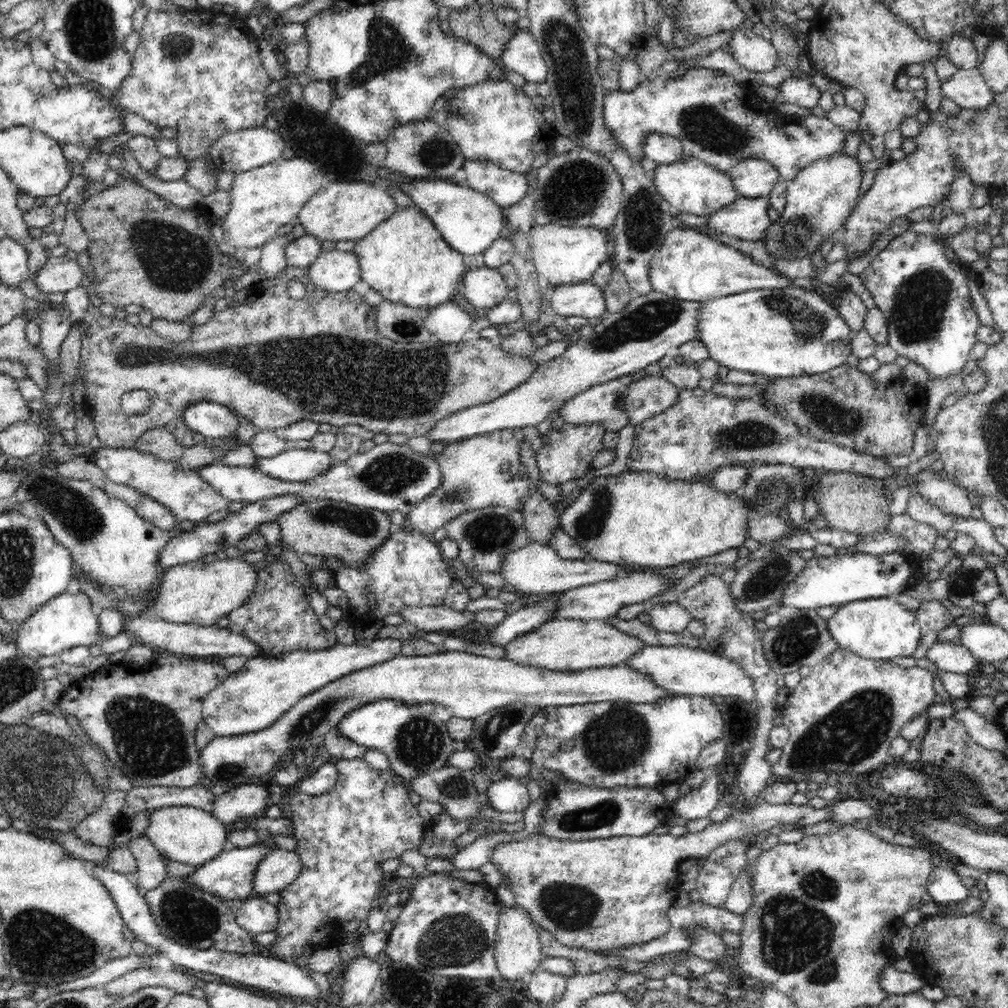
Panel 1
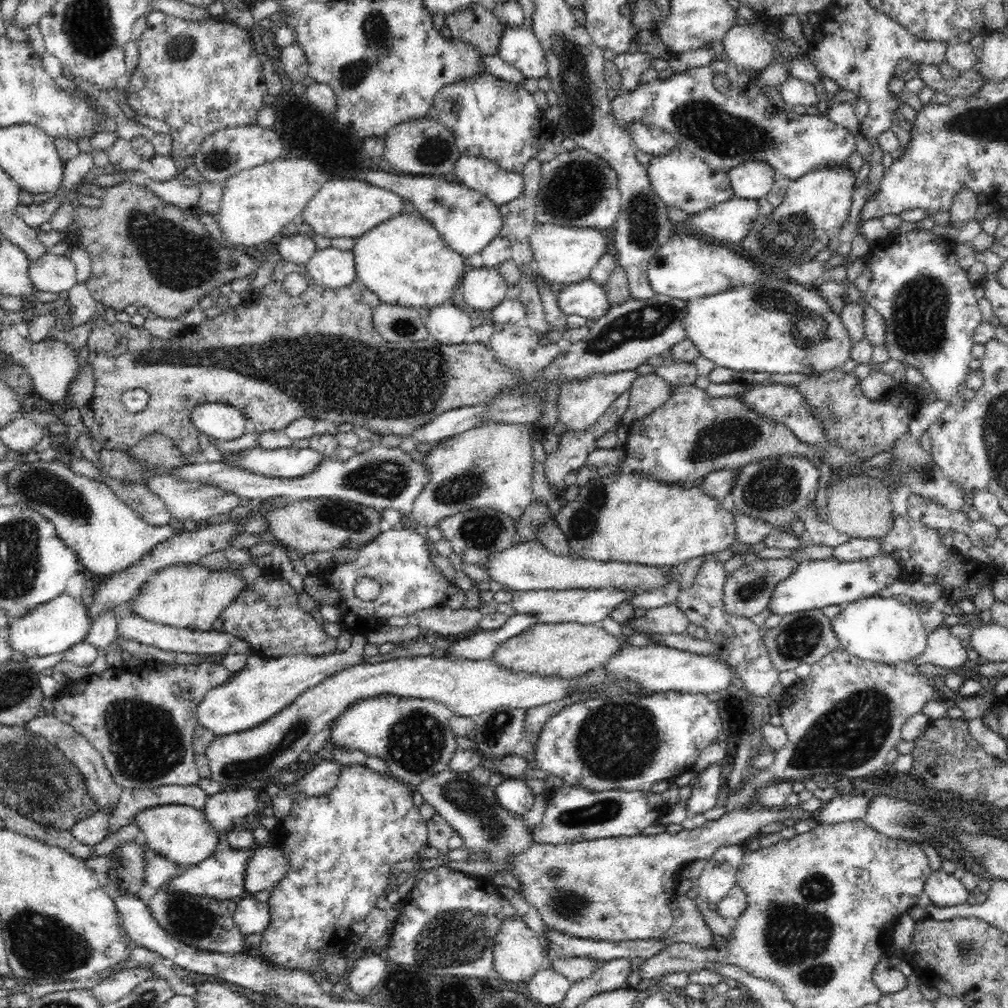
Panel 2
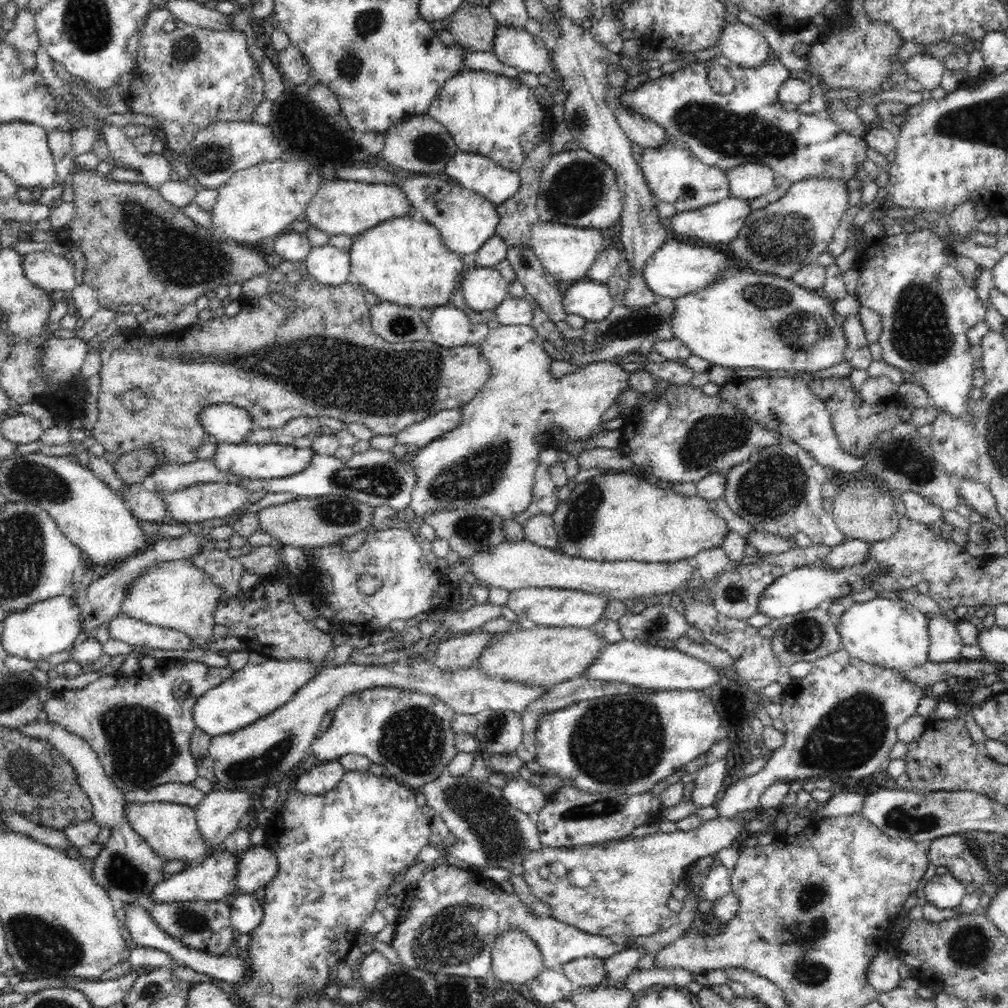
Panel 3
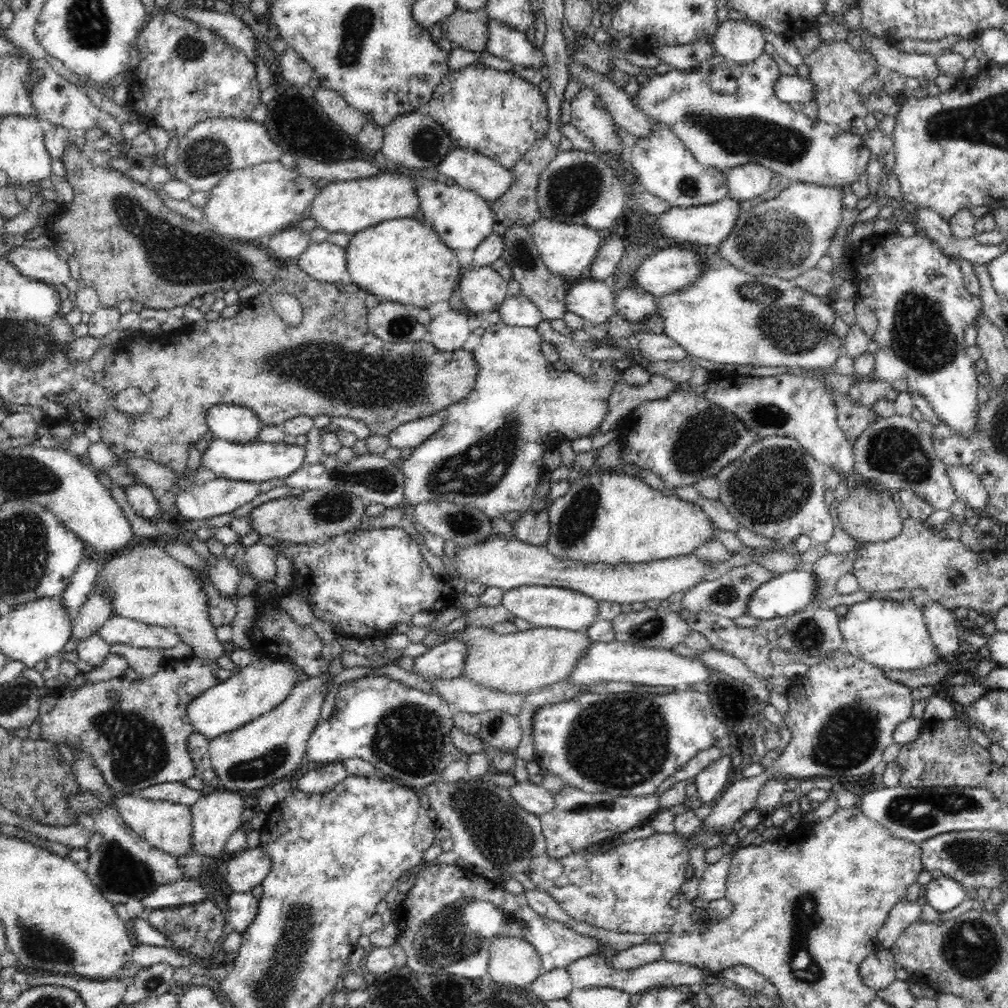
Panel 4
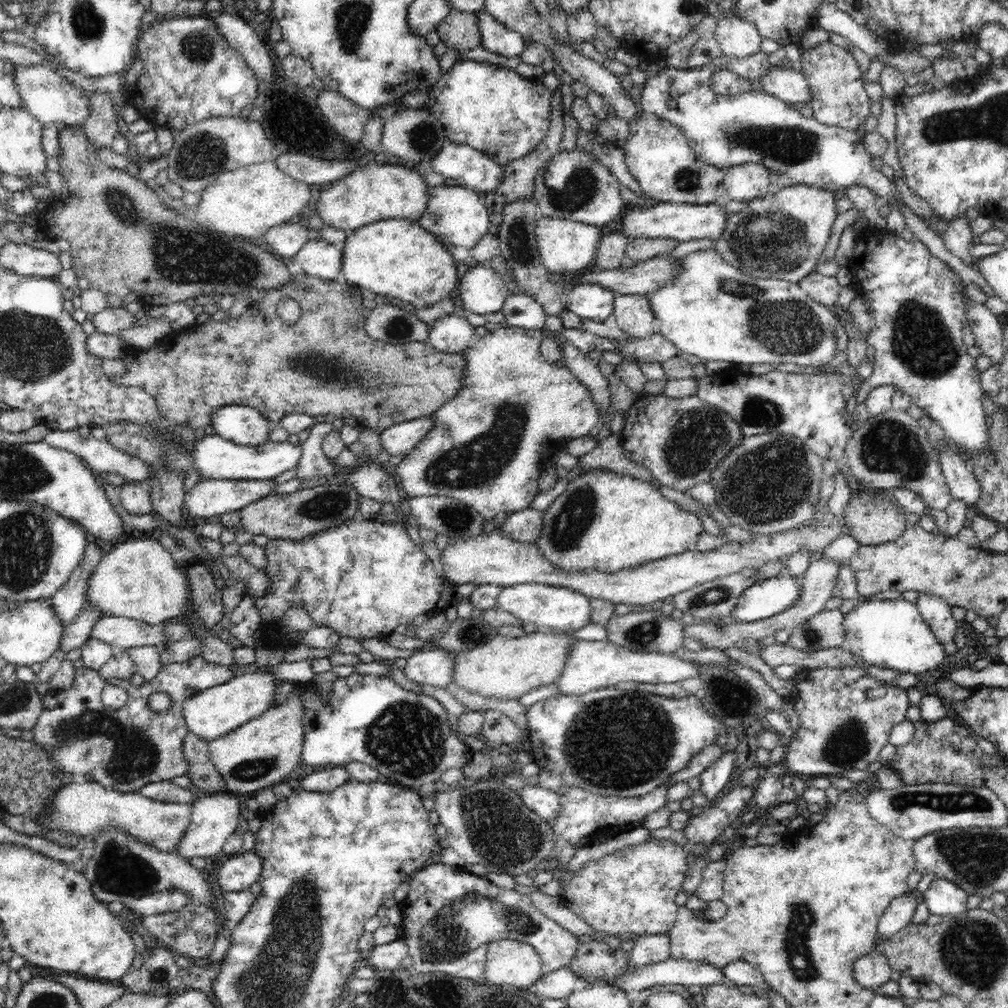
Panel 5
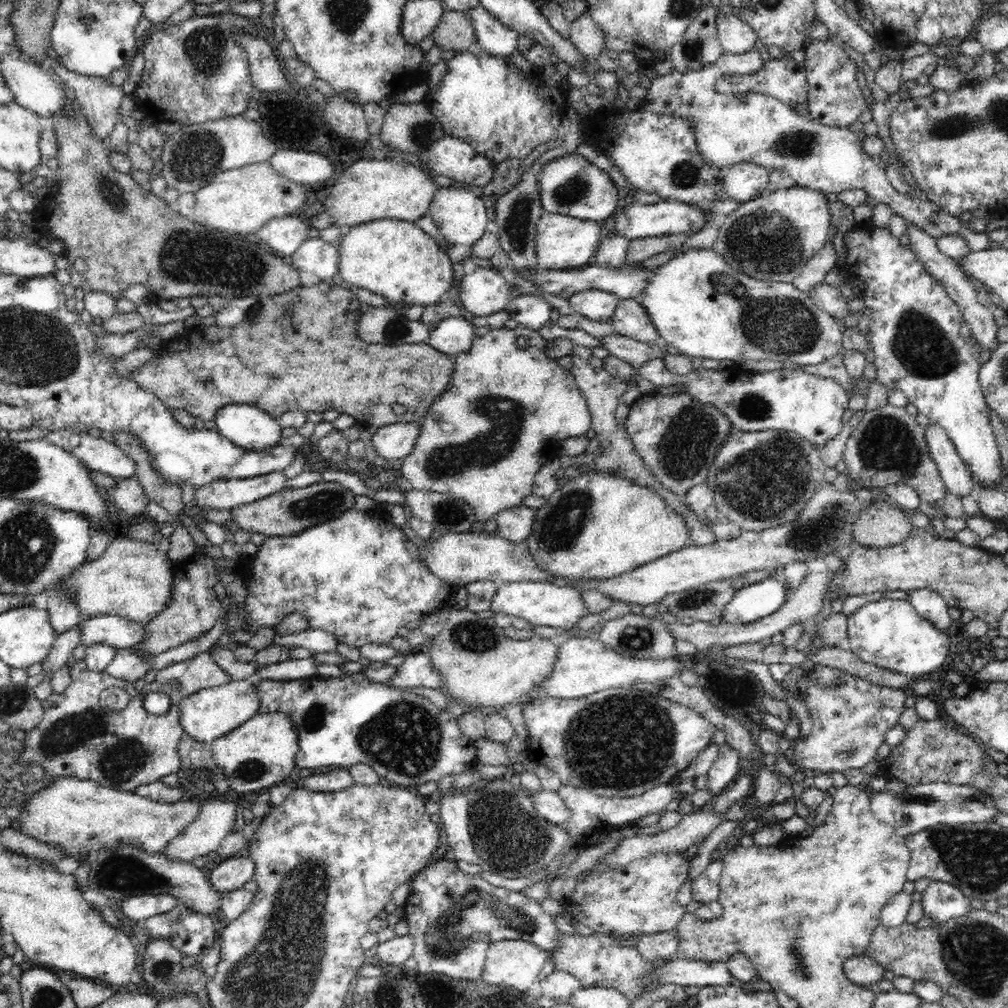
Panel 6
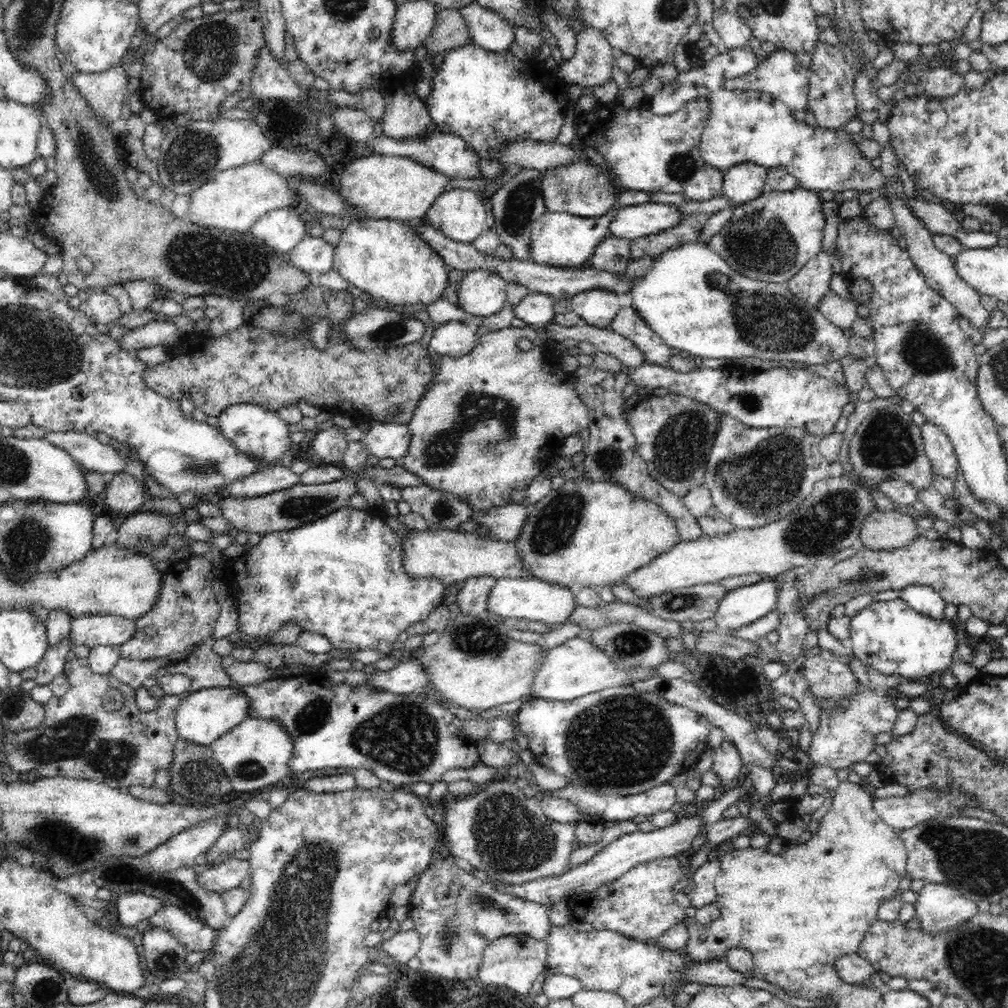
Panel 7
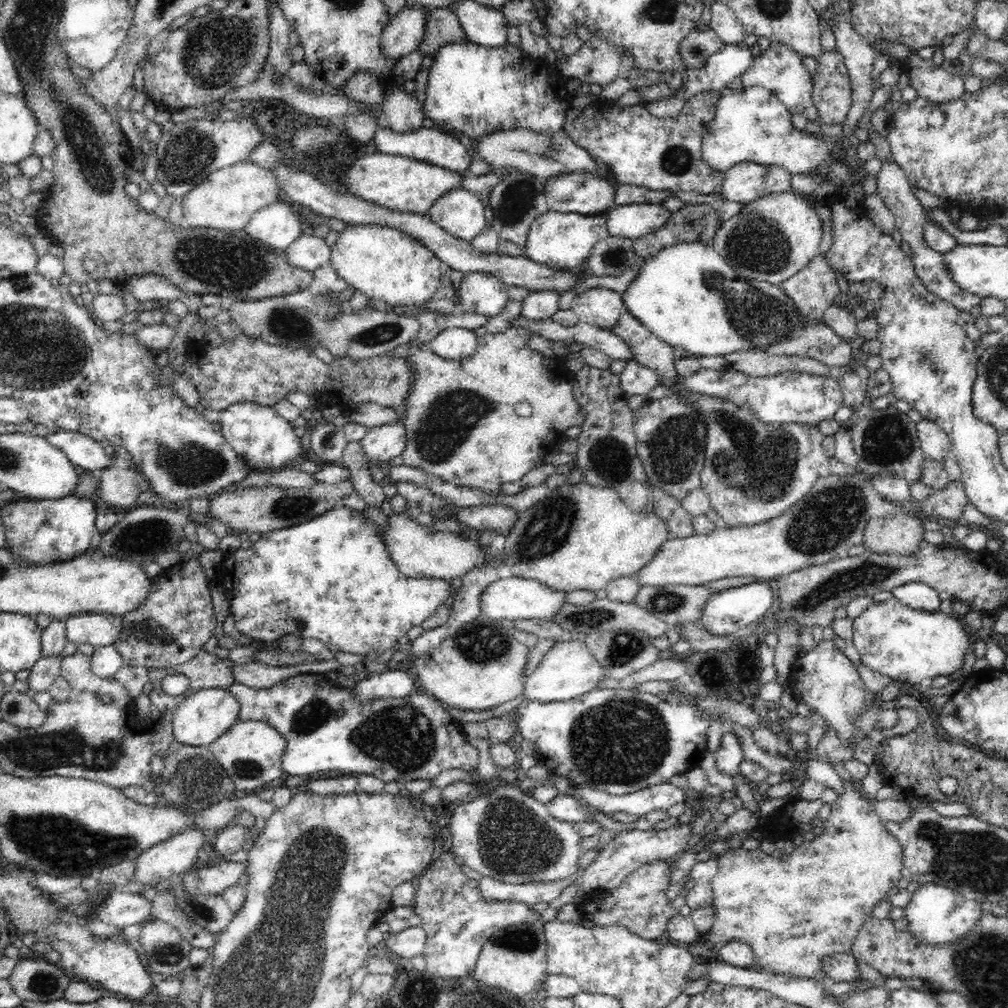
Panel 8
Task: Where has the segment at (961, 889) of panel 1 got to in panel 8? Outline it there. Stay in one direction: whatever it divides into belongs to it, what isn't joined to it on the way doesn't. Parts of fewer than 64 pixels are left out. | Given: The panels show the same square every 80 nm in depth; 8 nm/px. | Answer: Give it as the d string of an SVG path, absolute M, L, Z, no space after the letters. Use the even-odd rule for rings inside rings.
M926 883L911 895L910 902L904 908L905 917L908 920L907 932L928 944L950 944L960 940L970 930L976 928L976 922L982 916L981 902L966 898L947 886Z

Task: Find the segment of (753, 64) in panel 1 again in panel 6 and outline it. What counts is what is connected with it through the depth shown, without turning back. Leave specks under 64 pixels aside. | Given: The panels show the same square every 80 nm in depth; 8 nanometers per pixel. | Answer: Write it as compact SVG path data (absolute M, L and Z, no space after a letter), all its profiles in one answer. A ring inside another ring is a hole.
M723 11L717 14L717 33L726 53L742 54L754 48L757 34L736 15Z

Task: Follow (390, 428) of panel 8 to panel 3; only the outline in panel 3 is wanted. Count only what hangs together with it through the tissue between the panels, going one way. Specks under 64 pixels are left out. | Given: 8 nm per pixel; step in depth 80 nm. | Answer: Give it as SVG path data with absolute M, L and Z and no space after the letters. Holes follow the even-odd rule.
M459 408L441 410L431 417L425 418L422 422L408 426L395 437L398 444L425 447L444 433L450 432L462 424L463 414L461 414Z

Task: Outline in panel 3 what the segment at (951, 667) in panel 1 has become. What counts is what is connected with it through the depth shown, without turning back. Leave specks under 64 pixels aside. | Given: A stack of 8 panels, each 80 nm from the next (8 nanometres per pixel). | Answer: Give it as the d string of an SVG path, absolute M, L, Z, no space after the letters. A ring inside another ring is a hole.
M943 612L928 616L929 661L943 663L963 659L961 649L964 644L956 626L957 618L952 614Z

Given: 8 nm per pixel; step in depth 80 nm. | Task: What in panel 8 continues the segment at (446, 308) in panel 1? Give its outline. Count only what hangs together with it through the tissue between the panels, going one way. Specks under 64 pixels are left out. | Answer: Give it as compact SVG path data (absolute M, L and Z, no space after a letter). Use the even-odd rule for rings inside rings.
M454 326L438 332L430 340L429 348L440 358L460 362L474 354L478 338L473 330Z

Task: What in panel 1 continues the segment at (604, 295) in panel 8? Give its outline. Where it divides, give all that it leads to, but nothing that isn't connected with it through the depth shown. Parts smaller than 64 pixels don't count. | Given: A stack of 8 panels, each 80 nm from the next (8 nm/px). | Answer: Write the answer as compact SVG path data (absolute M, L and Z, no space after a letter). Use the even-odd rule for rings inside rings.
M591 280L551 288L549 302L553 312L562 317L581 316L588 319L606 314L603 290Z

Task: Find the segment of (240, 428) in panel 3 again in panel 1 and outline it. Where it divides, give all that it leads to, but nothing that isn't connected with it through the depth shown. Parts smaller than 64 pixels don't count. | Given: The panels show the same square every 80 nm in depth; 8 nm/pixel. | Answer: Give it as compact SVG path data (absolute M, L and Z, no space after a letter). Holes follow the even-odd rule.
M193 402L181 411L181 420L192 432L207 438L234 436L242 419L232 409L215 402Z

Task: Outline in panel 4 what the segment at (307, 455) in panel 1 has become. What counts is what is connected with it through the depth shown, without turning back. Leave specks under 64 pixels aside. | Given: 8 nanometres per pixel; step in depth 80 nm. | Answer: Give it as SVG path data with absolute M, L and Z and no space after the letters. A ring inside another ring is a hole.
M216 437L208 442L201 462L215 474L215 478L261 483L271 478L286 478L303 465L305 448L299 445L256 441L254 443L233 443Z

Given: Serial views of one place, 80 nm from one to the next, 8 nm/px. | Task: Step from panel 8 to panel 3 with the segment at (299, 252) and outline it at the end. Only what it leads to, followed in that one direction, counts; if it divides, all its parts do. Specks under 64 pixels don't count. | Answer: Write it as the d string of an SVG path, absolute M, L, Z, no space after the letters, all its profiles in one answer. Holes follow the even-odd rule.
M330 244L312 247L304 257L303 263L308 274L321 285L344 284L351 272L349 251L338 249Z

